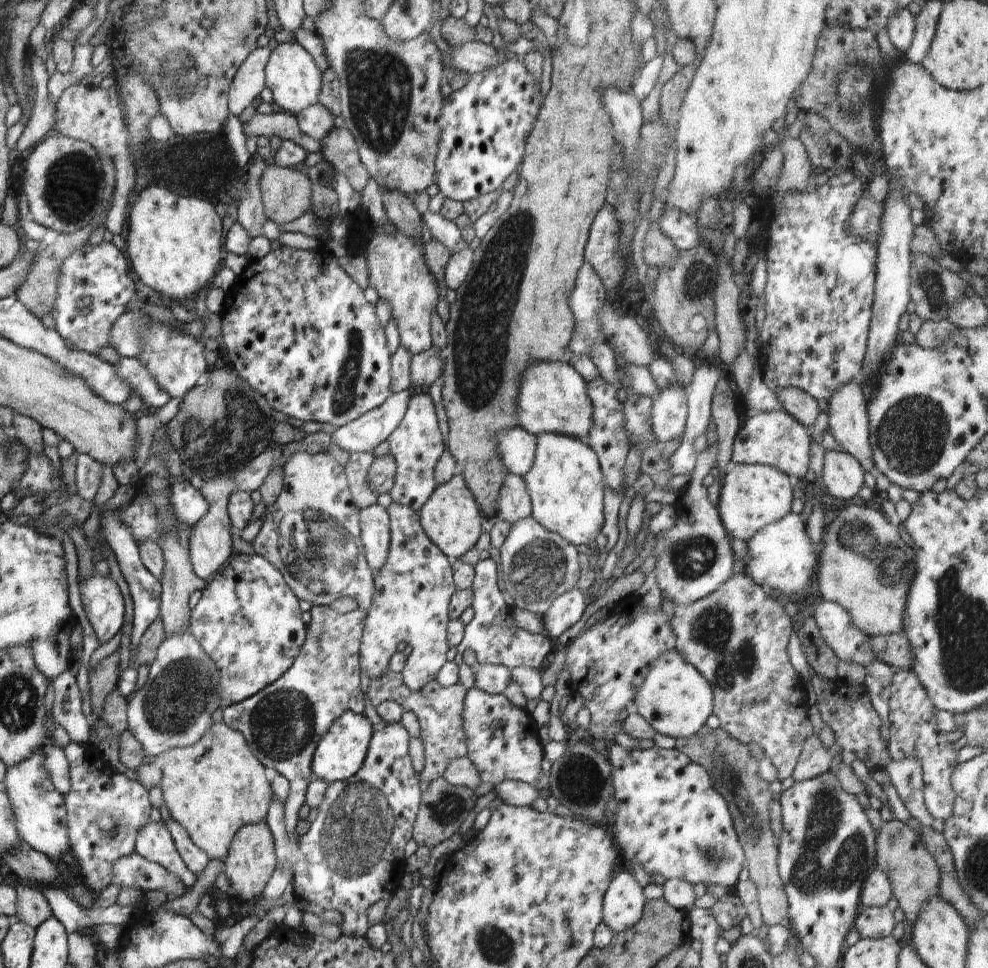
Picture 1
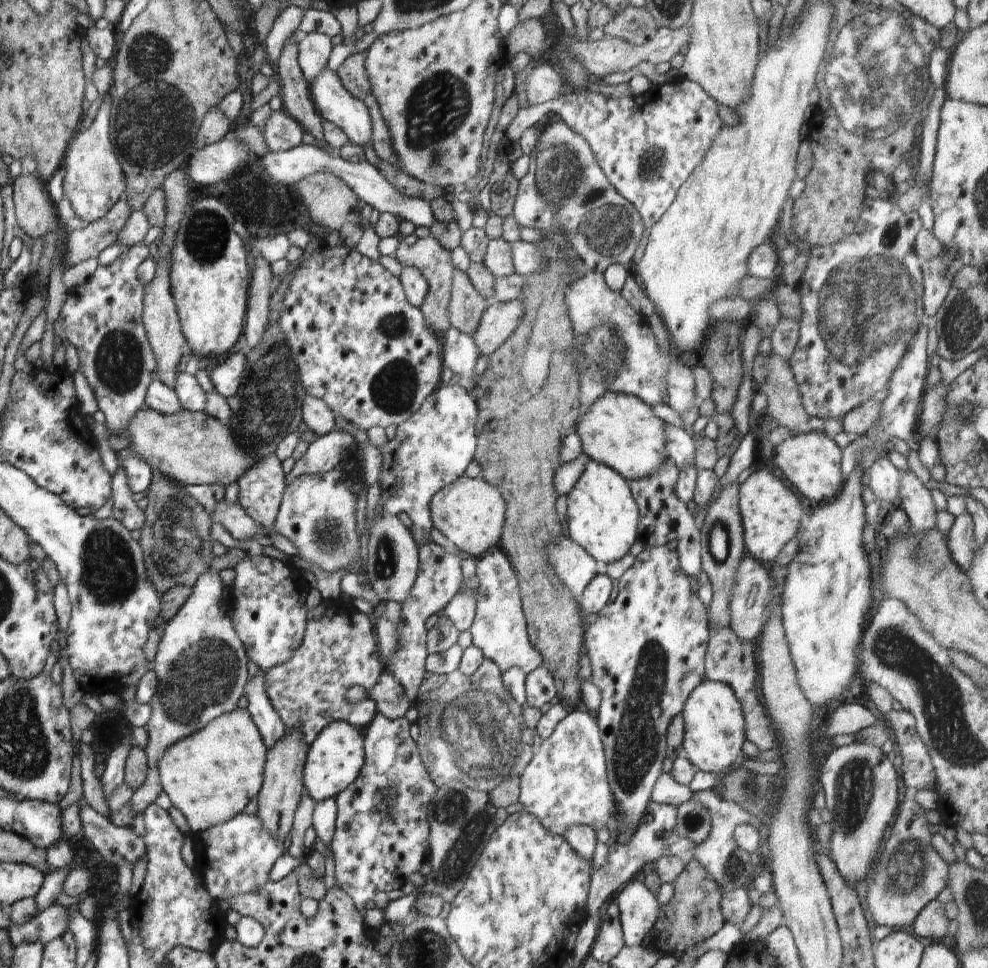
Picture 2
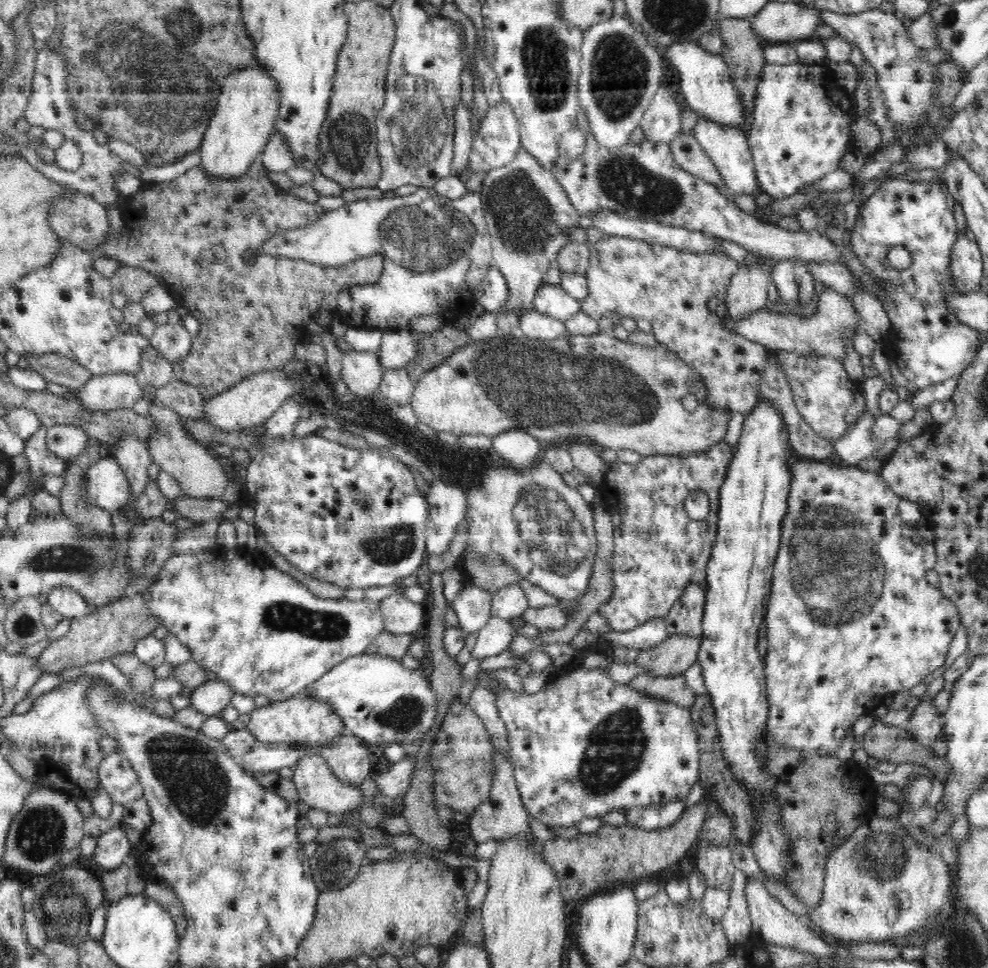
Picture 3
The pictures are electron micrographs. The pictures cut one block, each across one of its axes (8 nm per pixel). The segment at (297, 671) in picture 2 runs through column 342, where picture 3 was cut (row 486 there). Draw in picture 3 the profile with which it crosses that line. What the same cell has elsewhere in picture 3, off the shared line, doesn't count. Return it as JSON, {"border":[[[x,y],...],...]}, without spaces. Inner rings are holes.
{"border":[[[722,440],[699,453],[648,455],[647,457],[643,457],[637,464],[628,464],[618,460],[608,463],[604,480],[602,480],[602,483],[598,486],[597,492],[601,497],[600,504],[604,508],[608,509],[608,512],[612,515],[612,524],[614,525],[614,554],[612,554],[614,591],[612,597],[607,602],[604,602],[600,608],[598,608],[598,612],[605,617],[606,625],[609,626],[610,630],[614,630],[615,632],[628,632],[628,630],[634,630],[634,628],[636,628],[636,626],[640,626],[640,624],[646,624],[646,622],[648,622],[648,620],[652,620],[652,618],[666,618],[666,616],[668,616],[668,610],[672,610],[672,606],[675,606],[676,602],[680,600],[680,596],[684,594],[684,590],[686,590],[686,586],[688,586],[688,584],[696,584],[696,582],[704,584],[706,582],[707,564],[710,560],[711,550],[717,531],[720,489],[723,485],[724,479],[726,478],[728,466],[730,466],[732,457],[732,450]],[[692,490],[704,491],[704,493],[708,495],[708,500],[710,501],[710,512],[708,513],[708,516],[702,520],[692,520],[685,511],[683,502]]]}

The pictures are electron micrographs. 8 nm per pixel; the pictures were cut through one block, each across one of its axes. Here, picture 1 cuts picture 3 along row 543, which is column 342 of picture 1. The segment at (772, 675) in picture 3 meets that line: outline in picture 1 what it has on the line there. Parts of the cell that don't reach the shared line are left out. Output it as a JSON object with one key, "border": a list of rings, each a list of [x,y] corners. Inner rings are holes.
{"border":[[[390,723],[384,726],[382,730],[376,730],[373,732],[370,744],[367,750],[366,758],[364,759],[364,764],[362,768],[354,775],[350,776],[349,779],[333,782],[328,785],[324,798],[318,806],[318,814],[316,819],[311,822],[310,828],[304,835],[298,835],[296,832],[288,832],[286,830],[286,818],[284,818],[284,804],[285,802],[278,802],[276,798],[272,797],[272,802],[270,802],[270,808],[268,809],[266,815],[266,824],[272,833],[274,839],[274,850],[276,844],[276,858],[277,864],[287,864],[291,865],[291,870],[293,871],[293,880],[291,883],[290,894],[297,899],[306,901],[306,910],[337,910],[342,914],[343,920],[342,923],[338,924],[342,930],[342,935],[354,936],[354,937],[364,937],[366,931],[368,930],[368,921],[367,921],[367,911],[369,908],[376,904],[378,901],[384,901],[388,903],[392,896],[399,889],[400,880],[405,874],[406,869],[406,859],[404,858],[404,848],[406,844],[412,838],[413,826],[418,814],[418,808],[420,806],[420,800],[422,800],[422,790],[420,790],[420,779],[417,777],[417,773],[412,767],[412,761],[410,755],[408,755],[408,741],[410,737],[408,731],[402,723]]]}

